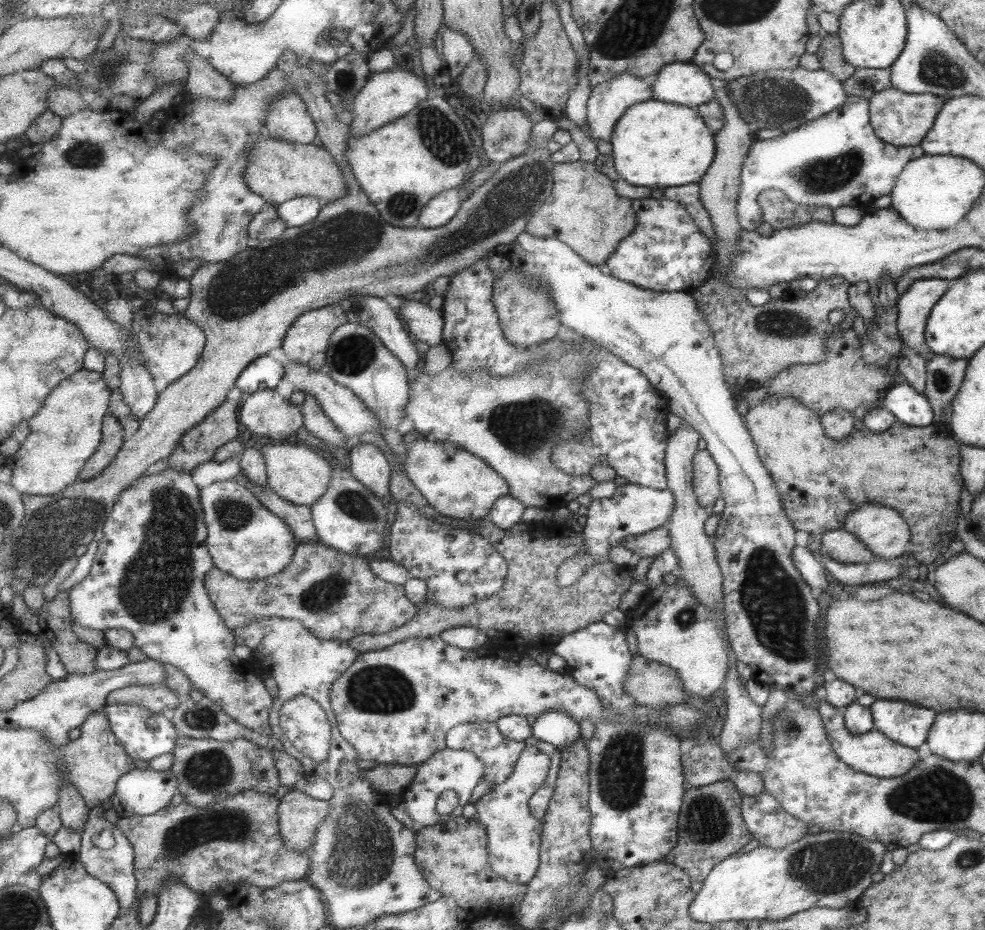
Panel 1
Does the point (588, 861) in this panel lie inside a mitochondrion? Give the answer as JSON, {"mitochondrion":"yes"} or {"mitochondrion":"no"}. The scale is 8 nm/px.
{"mitochondrion":"no"}

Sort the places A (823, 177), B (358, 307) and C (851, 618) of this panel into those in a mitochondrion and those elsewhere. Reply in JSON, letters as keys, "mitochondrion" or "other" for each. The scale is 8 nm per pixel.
{"A":"mitochondrion","B":"mitochondrion","C":"other"}

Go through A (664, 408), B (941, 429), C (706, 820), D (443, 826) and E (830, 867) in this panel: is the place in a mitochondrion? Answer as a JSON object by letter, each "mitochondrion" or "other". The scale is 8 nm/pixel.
{"A":"other","B":"other","C":"mitochondrion","D":"other","E":"mitochondrion"}

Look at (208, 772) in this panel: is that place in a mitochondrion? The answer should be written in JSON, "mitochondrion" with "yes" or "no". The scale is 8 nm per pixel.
{"mitochondrion":"yes"}

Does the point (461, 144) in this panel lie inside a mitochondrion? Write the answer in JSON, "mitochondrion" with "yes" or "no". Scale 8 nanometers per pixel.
{"mitochondrion":"yes"}

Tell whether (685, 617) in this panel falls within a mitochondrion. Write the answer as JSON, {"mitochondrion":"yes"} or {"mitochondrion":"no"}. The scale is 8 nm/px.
{"mitochondrion":"yes"}

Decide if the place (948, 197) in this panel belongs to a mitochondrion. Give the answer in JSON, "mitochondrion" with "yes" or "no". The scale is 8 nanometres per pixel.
{"mitochondrion":"no"}

